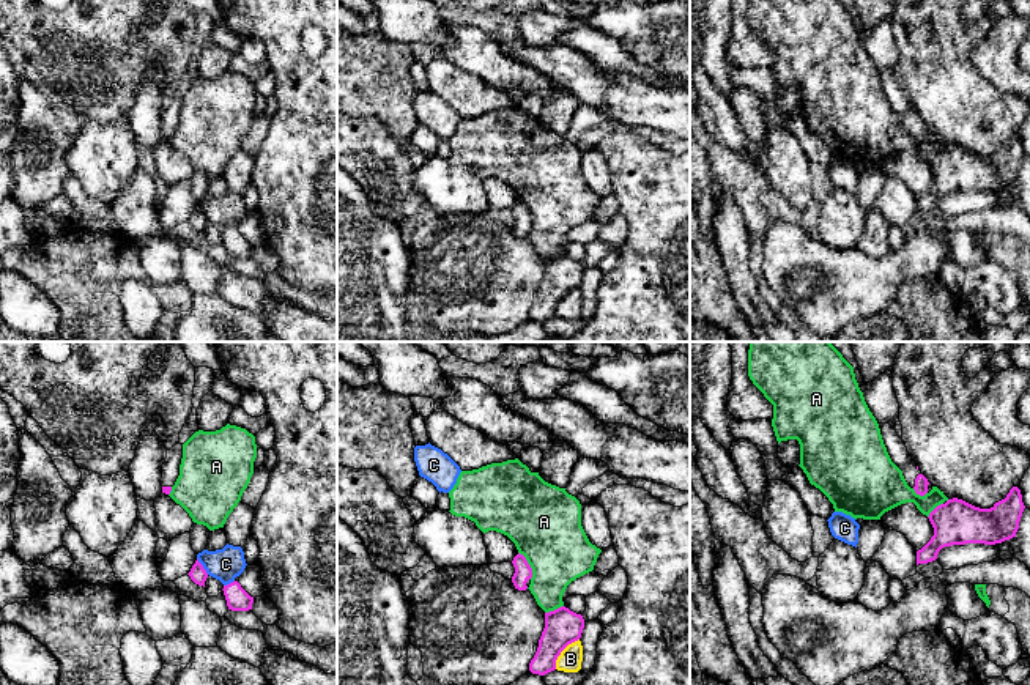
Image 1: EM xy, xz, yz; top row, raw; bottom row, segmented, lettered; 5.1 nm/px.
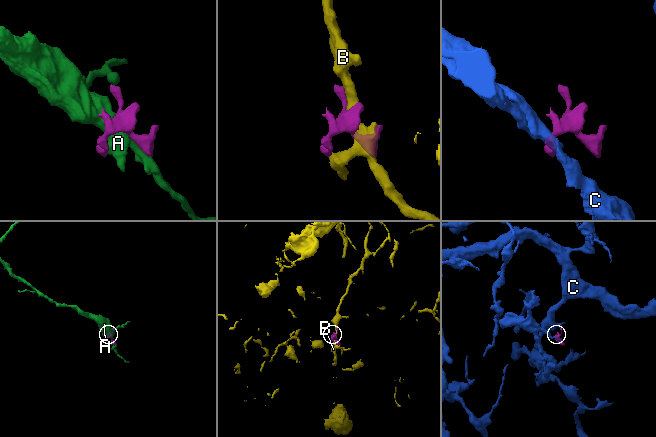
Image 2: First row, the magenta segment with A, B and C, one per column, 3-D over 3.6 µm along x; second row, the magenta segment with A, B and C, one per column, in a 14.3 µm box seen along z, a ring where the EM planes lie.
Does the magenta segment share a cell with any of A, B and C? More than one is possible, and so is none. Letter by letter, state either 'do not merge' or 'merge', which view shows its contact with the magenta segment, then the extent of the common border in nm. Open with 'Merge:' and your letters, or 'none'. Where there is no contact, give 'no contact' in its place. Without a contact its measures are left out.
Merge: none
A: do not merge; meets magenta in xz; contact 160 nm long
B: do not merge; meets magenta in xz; contact 200 nm long
C: do not merge; meets magenta in xy; contact 110 nm long

